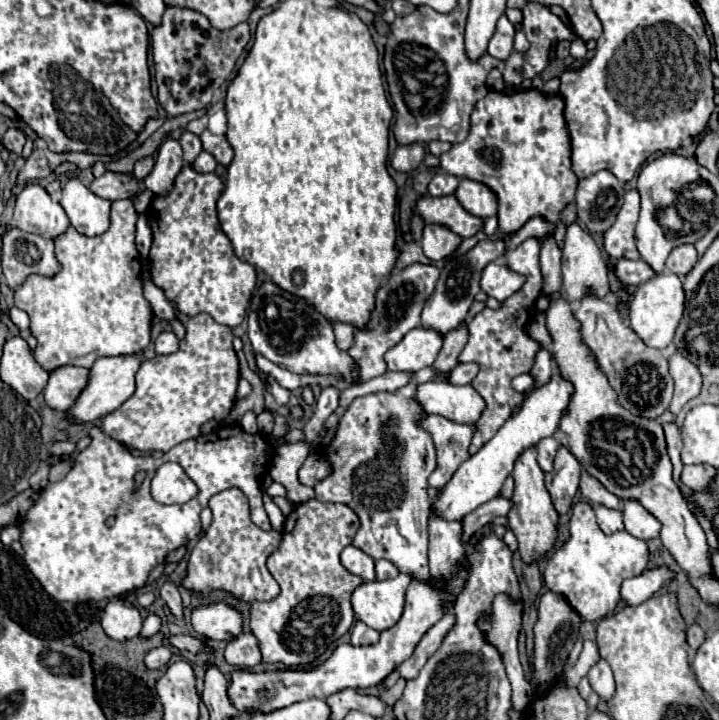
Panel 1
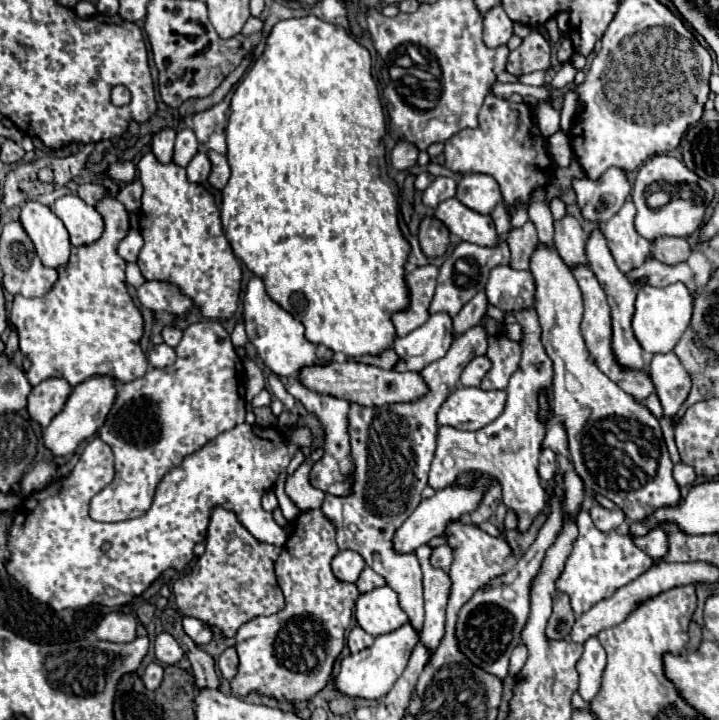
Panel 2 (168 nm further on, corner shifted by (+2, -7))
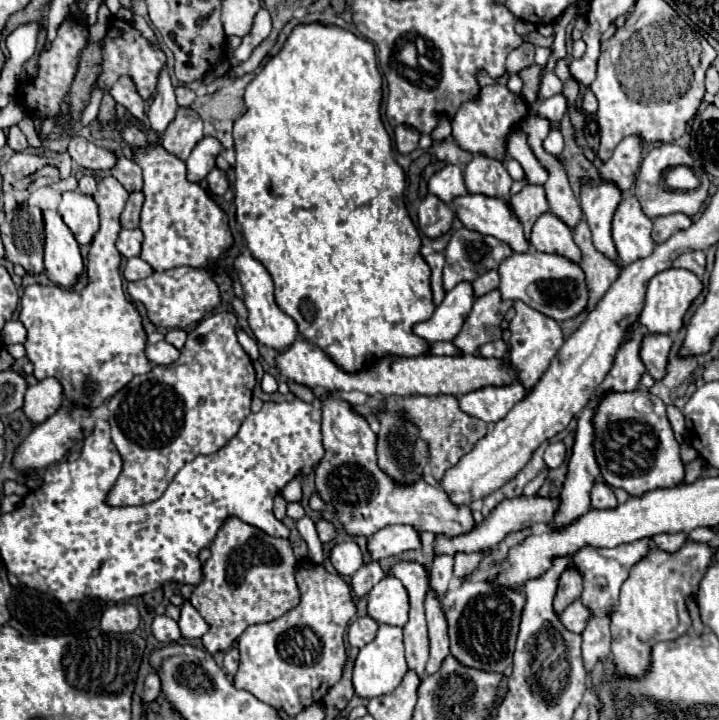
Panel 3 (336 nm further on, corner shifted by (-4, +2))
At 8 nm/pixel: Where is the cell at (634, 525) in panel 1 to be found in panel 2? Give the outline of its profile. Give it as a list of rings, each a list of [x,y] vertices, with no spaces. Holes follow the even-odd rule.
[[[658,528],[658,532],[650,532],[650,536],[638,536],[634,544],[654,560],[662,560],[668,554],[668,536],[662,528]]]

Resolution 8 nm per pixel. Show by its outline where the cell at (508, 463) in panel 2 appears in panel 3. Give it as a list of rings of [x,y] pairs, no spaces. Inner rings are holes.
[[[522,301],[514,303],[516,317],[510,321],[510,333],[512,333],[512,351],[510,361],[518,371],[518,381],[524,385],[526,391],[532,391],[532,387],[538,383],[542,373],[548,369],[552,357],[558,353],[558,349],[564,343],[562,329],[554,319],[548,319],[546,315],[534,311]]]

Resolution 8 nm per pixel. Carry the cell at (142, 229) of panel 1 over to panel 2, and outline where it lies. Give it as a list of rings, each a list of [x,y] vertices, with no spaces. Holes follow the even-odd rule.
[[[130,230],[118,244],[118,254],[126,260],[126,262],[136,262],[138,252],[142,248],[142,236],[138,230]]]

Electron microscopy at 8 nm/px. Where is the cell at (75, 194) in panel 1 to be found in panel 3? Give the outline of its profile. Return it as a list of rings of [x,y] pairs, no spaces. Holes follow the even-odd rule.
[[[80,191],[62,193],[58,213],[80,245],[88,245],[92,241],[98,231],[98,205],[90,195]]]

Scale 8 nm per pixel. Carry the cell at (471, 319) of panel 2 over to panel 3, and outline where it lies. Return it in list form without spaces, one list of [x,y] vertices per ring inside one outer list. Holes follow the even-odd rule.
[[[490,271],[490,273],[484,273],[484,275],[480,275],[474,283],[472,283],[472,289],[474,289],[474,297],[478,299],[478,297],[482,297],[482,295],[486,295],[488,291],[494,291],[496,287],[498,287],[498,273],[496,271]]]

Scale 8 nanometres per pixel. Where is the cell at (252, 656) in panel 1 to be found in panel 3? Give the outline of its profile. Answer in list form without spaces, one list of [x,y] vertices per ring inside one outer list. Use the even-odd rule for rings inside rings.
[[[236,647],[226,651],[226,655],[224,655],[224,669],[226,669],[226,673],[230,677],[236,675],[236,671],[238,671],[238,649]]]

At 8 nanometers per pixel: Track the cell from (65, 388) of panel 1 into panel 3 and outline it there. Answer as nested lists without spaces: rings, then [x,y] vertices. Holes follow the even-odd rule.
[[[42,379],[36,385],[30,385],[24,397],[24,413],[32,423],[42,423],[52,417],[64,401],[58,379]]]

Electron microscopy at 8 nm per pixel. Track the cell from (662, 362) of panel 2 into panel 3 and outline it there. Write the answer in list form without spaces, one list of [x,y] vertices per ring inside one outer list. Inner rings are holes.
[[[646,335],[642,341],[640,357],[654,379],[664,379],[664,371],[668,367],[672,339],[668,335]]]

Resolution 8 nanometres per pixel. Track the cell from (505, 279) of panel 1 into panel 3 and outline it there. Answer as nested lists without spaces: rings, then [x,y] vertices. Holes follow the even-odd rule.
[[[528,251],[528,253],[514,253],[504,263],[498,267],[500,273],[500,287],[498,291],[502,293],[504,301],[524,301],[532,309],[556,319],[556,321],[566,321],[576,317],[580,311],[586,309],[588,305],[588,291],[584,283],[584,273],[582,269],[568,261],[566,257],[560,255],[548,255],[548,253],[538,253],[538,251]],[[536,283],[536,295],[528,295],[528,287]]]

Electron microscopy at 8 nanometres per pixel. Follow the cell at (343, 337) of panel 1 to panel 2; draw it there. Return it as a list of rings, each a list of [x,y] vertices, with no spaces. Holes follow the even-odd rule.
[[[386,350],[382,356],[362,356],[362,358],[356,358],[356,360],[362,360],[364,364],[374,364],[378,368],[390,370],[400,362],[400,356],[394,350]]]

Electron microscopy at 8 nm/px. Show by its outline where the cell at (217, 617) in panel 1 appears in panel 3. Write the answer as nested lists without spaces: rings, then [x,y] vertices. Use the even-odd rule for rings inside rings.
[[[184,603],[182,605],[182,615],[180,615],[178,625],[180,625],[180,631],[182,631],[182,637],[184,639],[202,637],[208,631],[206,619],[190,603]]]

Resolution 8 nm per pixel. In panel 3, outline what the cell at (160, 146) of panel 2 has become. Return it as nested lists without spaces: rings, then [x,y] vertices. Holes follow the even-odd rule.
[[[164,67],[162,75],[160,75],[160,81],[158,81],[156,97],[154,97],[154,101],[150,105],[150,111],[148,111],[150,127],[158,135],[162,135],[166,131],[166,127],[174,121],[176,111],[178,111],[178,105],[176,105],[176,97],[174,97],[174,87],[172,87],[170,77],[168,77],[166,67]]]

